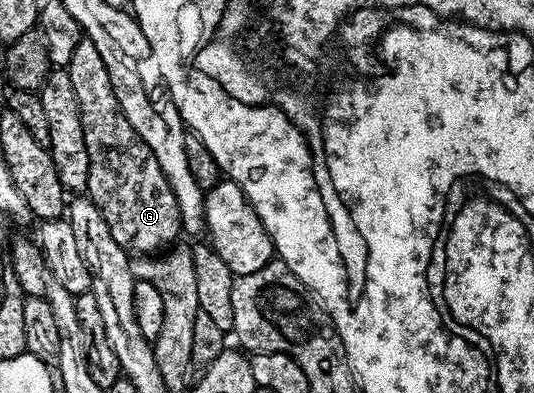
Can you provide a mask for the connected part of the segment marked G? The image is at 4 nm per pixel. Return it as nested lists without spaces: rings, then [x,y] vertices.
[[[79,37],[76,52],[72,52],[68,69],[72,76],[72,88],[76,88],[76,100],[80,104],[84,144],[88,144],[88,184],[85,193],[96,204],[96,208],[100,208],[108,224],[108,232],[112,232],[112,240],[116,240],[116,244],[120,244],[123,250],[138,256],[150,256],[155,252],[165,251],[175,241],[173,238],[183,233],[182,217],[180,208],[176,204],[176,196],[160,164],[156,164],[152,148],[148,148],[148,144],[140,140],[132,124],[128,124],[124,112],[120,112],[116,92],[112,92],[112,80],[108,76],[108,68],[104,68],[100,51],[96,49],[96,44],[92,44],[90,38]]]

